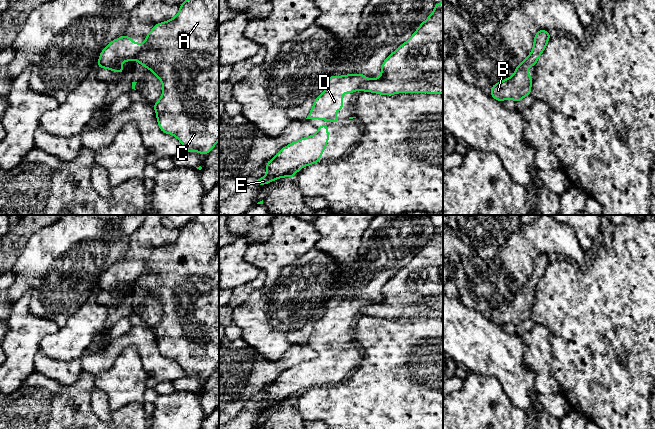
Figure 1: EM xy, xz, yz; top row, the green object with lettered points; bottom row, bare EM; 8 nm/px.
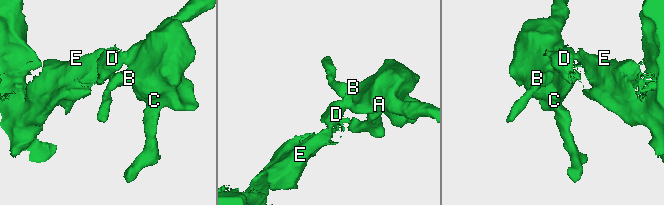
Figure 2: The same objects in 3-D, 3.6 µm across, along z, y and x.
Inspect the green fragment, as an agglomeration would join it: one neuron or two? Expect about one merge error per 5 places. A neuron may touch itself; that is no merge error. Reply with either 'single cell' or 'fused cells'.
fused cells

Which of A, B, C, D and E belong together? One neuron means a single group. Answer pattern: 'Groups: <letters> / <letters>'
Groups: A B C / D E

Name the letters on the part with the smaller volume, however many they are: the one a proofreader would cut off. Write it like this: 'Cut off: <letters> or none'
Cut off: A, B, C

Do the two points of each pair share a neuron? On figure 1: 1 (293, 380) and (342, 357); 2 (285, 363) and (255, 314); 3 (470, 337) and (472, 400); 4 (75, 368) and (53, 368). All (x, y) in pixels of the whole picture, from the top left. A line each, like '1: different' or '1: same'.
1: same
2: different
3: different
4: same

